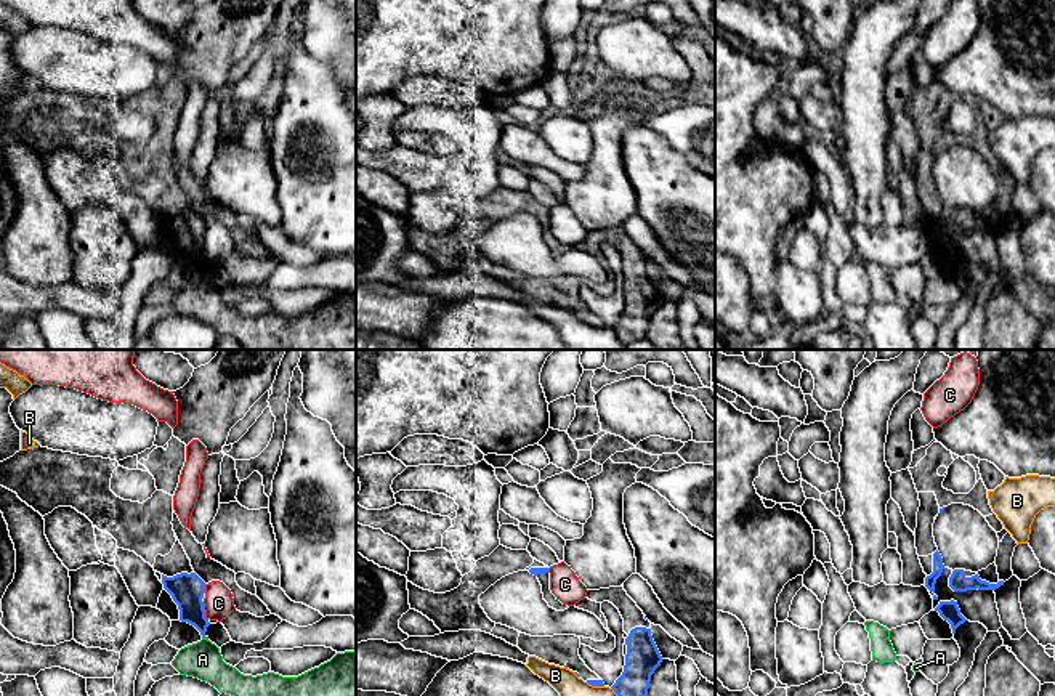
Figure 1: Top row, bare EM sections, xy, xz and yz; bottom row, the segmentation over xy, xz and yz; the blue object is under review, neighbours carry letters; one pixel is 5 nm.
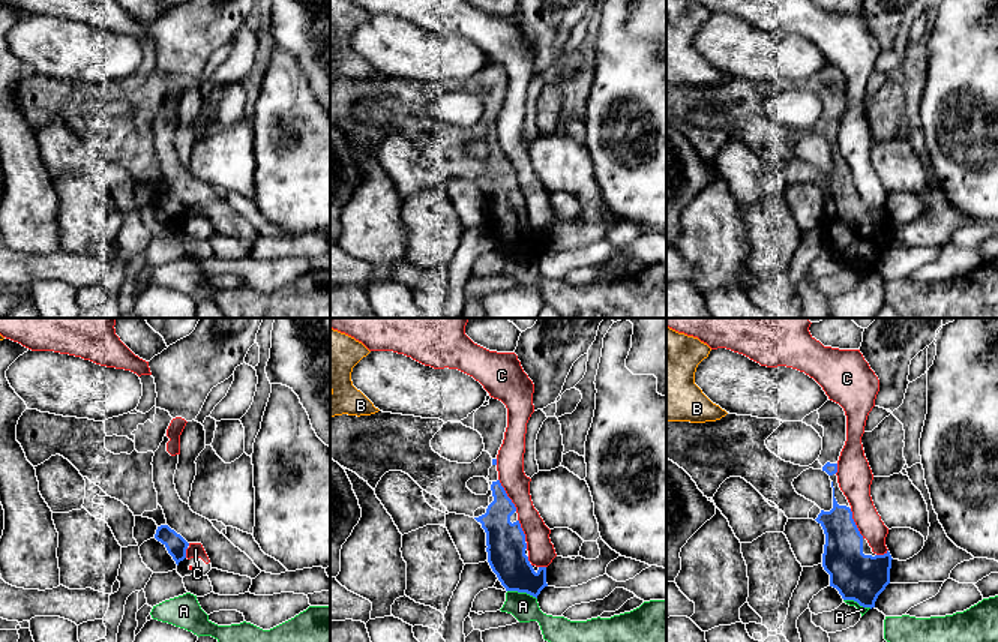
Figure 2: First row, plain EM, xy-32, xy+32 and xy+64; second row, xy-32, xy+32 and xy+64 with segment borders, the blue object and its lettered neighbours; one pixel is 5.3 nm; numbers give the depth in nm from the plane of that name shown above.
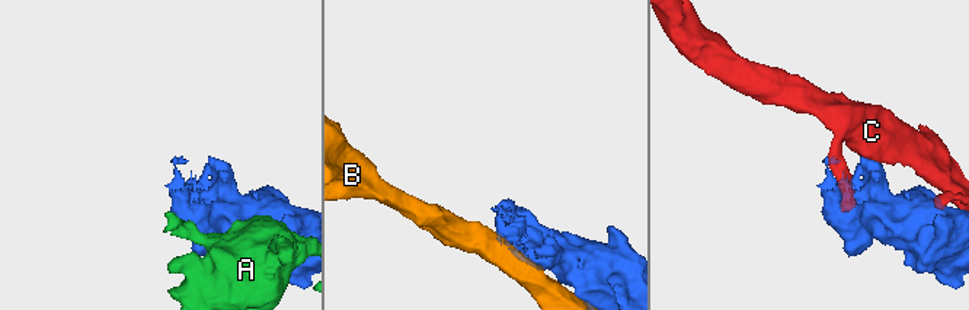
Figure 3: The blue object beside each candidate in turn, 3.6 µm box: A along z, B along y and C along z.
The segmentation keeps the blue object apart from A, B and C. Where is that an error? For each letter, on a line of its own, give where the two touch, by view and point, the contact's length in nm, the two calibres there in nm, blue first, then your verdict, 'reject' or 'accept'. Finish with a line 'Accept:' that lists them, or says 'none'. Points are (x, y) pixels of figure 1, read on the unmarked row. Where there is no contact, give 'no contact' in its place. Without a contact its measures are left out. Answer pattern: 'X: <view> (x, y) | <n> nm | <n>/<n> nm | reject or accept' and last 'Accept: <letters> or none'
A: xy (206, 278) | 40 nm | 160/190 nm | reject
B: xz (595, 326) | 100 nm | 30/220 nm | reject
C: xy (204, 252) | 100 nm | 160/160 nm | reject
Accept: none

